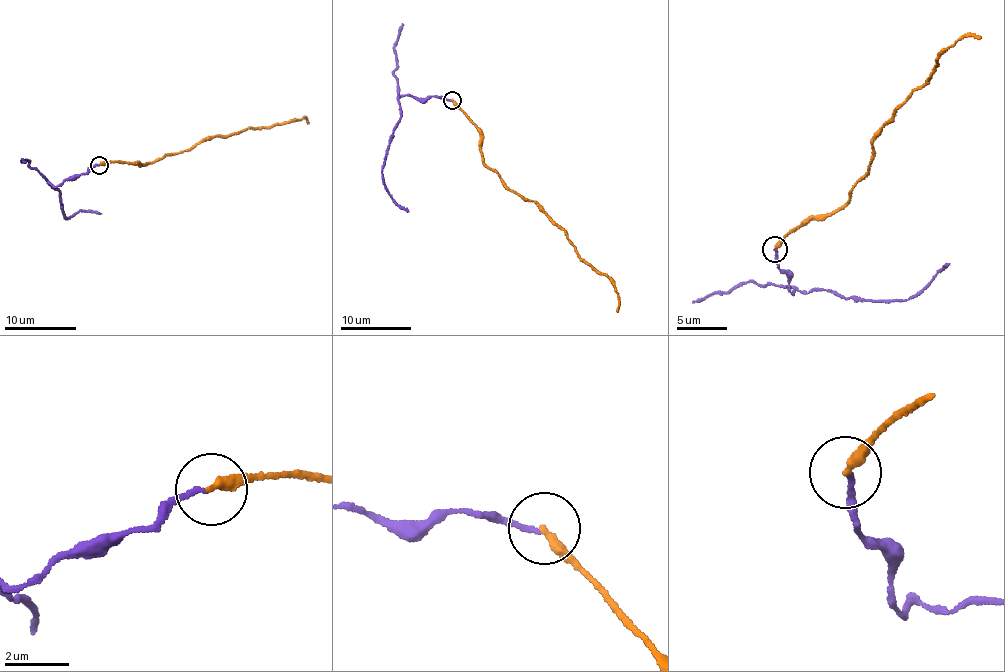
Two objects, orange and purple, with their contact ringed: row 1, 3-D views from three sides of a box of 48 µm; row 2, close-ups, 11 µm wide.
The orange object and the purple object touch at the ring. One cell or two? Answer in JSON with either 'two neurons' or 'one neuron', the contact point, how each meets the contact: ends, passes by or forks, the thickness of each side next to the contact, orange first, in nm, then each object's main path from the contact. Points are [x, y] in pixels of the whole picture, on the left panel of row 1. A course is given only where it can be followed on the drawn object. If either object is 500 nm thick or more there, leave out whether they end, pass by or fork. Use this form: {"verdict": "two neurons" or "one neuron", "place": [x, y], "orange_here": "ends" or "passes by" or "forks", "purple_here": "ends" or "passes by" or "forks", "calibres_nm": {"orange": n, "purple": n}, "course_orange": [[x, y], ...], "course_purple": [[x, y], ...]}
{"verdict": "two neurons", "place": [99, 165], "orange_here": "ends", "purple_here": "ends", "calibres_nm": {"orange": 280, "purple": 140}, "course_orange": [[100, 164], [135, 161], [145, 166], [203, 140], [305, 117], [307, 123]], "course_purple": [[98, 164], [56, 186], [49, 185], [61, 193], [67, 220], [82, 210], [102, 214]]}

